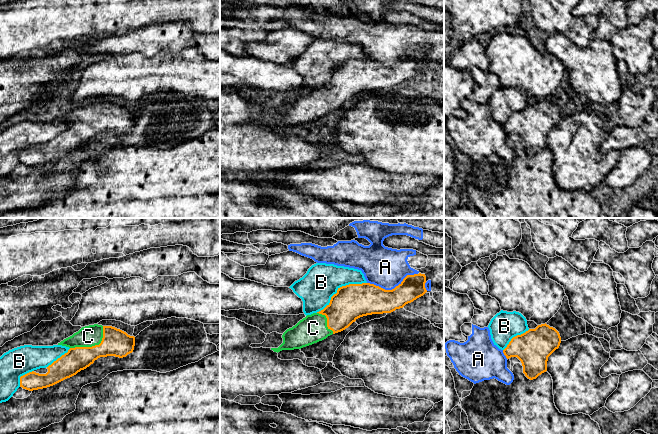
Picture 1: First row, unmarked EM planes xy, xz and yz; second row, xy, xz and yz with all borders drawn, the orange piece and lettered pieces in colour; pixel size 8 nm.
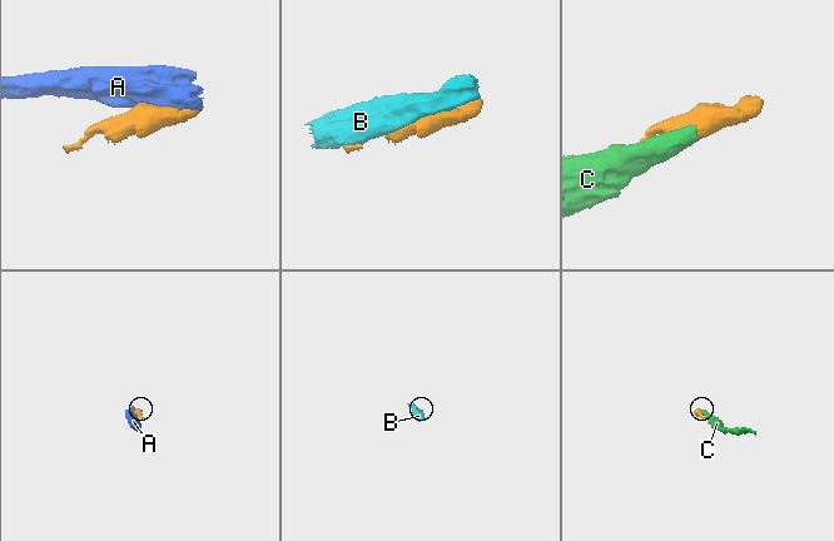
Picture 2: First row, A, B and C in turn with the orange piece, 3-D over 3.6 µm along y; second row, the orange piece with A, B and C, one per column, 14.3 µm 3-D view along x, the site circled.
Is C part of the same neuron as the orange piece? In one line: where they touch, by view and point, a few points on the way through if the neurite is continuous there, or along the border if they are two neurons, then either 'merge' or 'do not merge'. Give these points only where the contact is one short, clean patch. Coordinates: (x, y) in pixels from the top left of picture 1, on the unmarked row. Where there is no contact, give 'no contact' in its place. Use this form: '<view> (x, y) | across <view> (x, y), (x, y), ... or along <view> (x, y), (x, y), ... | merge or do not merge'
xy (93, 122) | merge

